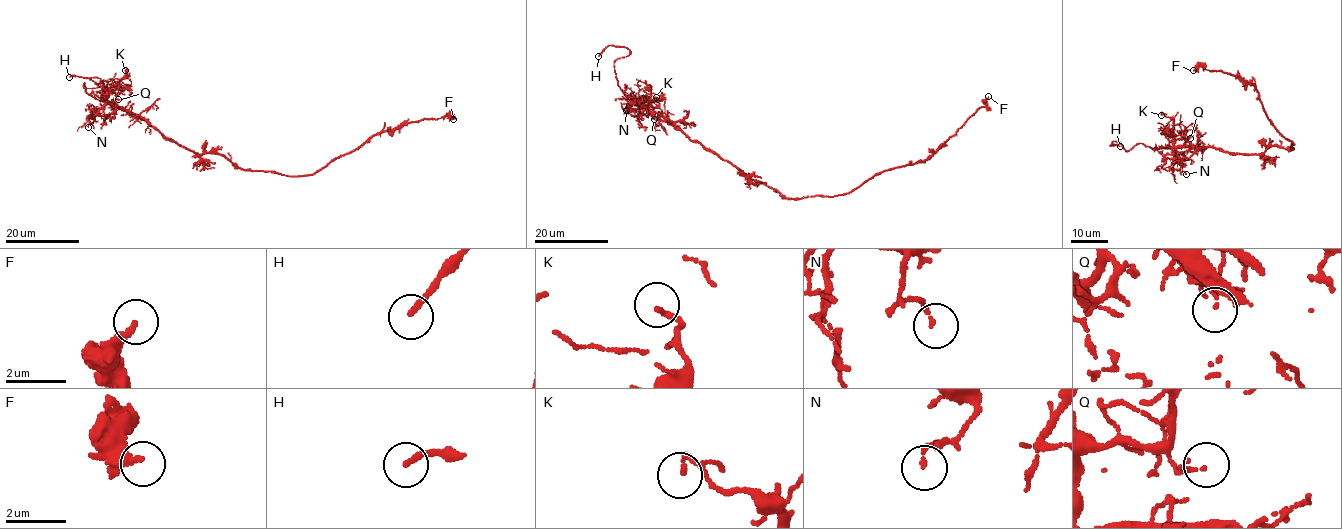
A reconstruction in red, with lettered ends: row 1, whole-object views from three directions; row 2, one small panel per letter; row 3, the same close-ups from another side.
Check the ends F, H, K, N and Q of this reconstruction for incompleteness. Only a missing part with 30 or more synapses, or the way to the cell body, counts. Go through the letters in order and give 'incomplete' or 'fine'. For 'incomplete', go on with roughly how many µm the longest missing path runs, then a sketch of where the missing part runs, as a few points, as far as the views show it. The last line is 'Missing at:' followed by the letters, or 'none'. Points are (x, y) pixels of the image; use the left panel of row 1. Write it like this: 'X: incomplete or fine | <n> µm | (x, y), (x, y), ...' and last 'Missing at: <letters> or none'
F: fine
H: incomplete | 35 µm
K: fine
N: fine
Q: fine
Missing at: H

